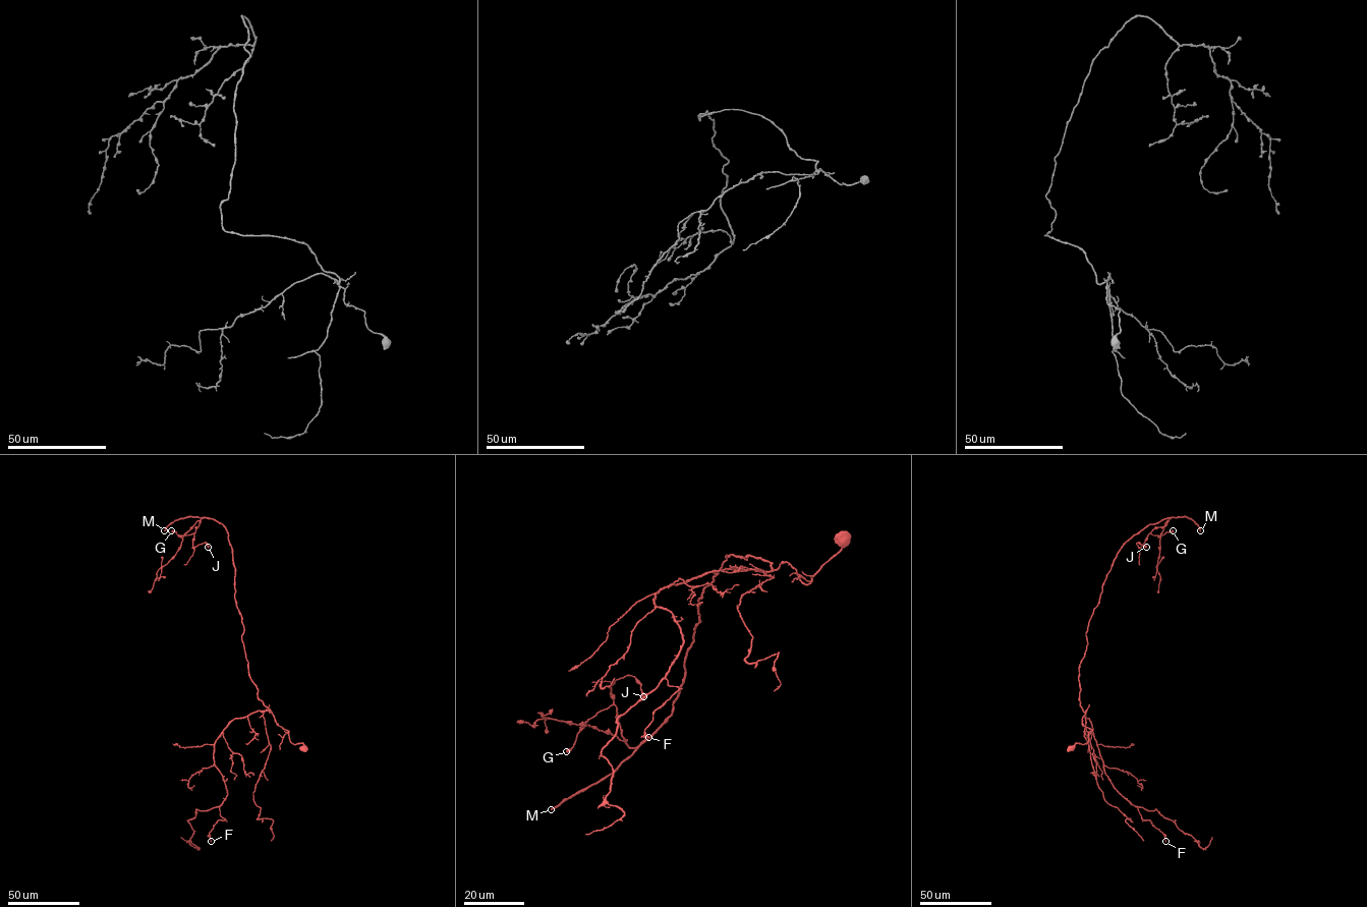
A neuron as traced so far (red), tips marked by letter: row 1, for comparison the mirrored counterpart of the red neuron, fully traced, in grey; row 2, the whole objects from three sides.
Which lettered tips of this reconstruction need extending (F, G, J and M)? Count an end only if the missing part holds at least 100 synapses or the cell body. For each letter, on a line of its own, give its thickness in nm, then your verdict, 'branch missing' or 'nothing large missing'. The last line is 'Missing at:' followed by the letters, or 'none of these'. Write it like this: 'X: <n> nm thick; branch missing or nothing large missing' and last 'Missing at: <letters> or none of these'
F: 110 nm thick; nothing large missing
G: 750 nm thick; nothing large missing
J: 700 nm thick; nothing large missing
M: 340 nm thick; branch missing
Missing at: M

